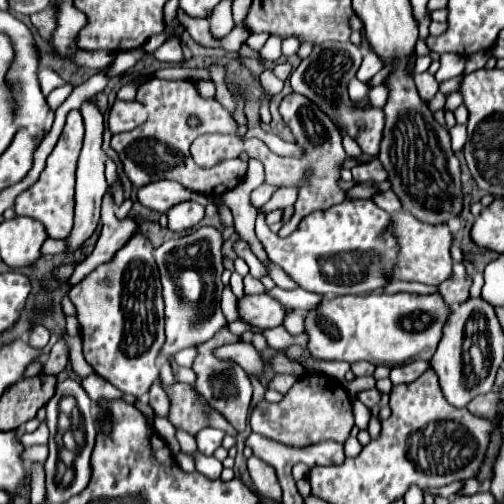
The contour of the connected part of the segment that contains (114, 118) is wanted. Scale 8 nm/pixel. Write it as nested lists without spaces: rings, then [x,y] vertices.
[[[115,101],[109,111],[109,129],[113,135],[131,131],[147,121],[147,109],[139,101]]]

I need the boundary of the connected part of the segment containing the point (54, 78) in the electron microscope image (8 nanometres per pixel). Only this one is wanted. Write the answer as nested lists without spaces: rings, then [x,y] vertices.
[[[41,69],[39,71],[39,83],[41,83],[41,89],[43,89],[43,95],[47,97],[53,89],[65,85],[65,81],[53,71],[53,69]]]

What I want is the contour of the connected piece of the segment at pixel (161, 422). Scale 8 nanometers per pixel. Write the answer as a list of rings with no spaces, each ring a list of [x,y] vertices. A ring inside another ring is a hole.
[[[155,417],[153,427],[155,427],[155,431],[159,433],[159,437],[165,441],[167,449],[171,451],[171,455],[175,457],[175,455],[179,453],[179,441],[177,441],[177,437],[175,437],[175,427],[173,427],[167,419],[163,419],[163,417]]]

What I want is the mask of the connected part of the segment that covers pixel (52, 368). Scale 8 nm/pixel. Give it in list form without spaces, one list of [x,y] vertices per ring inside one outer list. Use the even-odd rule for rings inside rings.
[[[59,339],[59,343],[53,345],[53,349],[51,349],[51,353],[49,353],[47,361],[45,361],[43,373],[57,375],[67,367],[67,363],[69,363],[69,345],[63,339]]]

